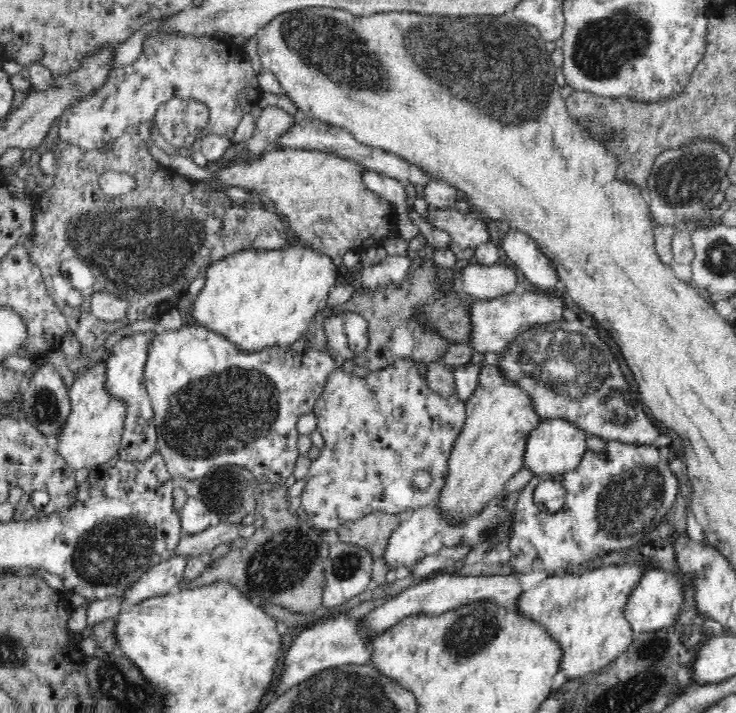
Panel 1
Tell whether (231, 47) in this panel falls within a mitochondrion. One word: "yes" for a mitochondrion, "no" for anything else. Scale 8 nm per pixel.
no

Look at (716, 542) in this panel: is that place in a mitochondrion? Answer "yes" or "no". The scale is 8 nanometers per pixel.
no

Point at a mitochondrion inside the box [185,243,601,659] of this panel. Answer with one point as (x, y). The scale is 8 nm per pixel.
(281, 563)

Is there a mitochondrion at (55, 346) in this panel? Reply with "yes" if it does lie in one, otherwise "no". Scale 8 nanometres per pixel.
no

